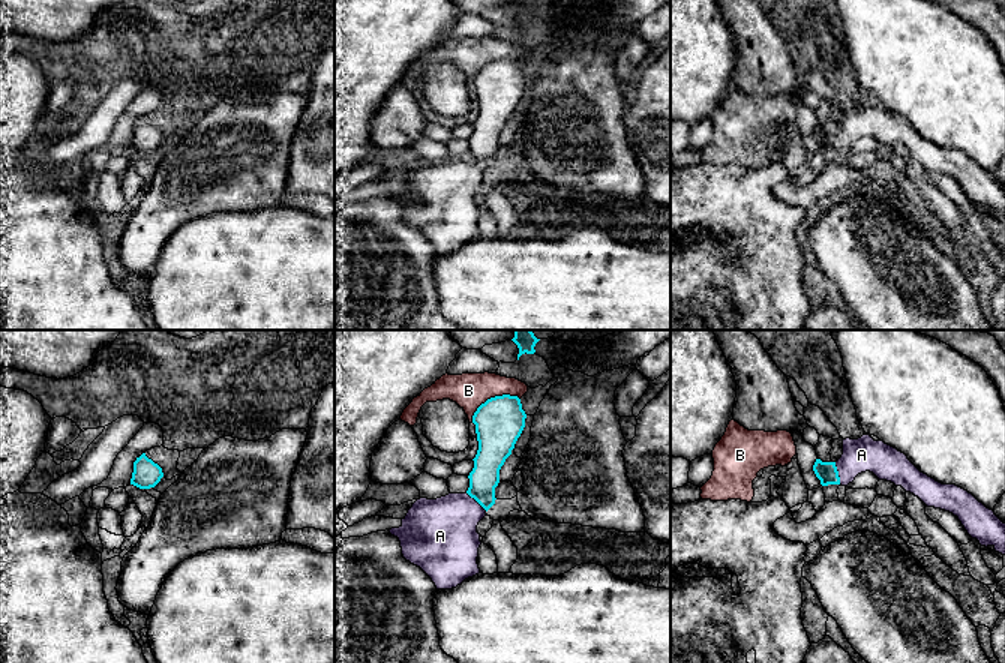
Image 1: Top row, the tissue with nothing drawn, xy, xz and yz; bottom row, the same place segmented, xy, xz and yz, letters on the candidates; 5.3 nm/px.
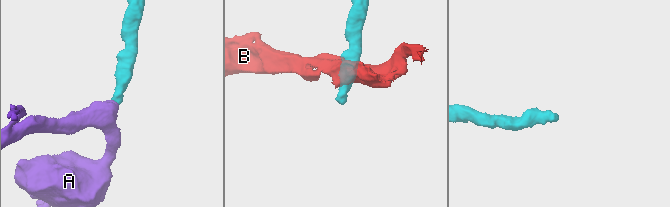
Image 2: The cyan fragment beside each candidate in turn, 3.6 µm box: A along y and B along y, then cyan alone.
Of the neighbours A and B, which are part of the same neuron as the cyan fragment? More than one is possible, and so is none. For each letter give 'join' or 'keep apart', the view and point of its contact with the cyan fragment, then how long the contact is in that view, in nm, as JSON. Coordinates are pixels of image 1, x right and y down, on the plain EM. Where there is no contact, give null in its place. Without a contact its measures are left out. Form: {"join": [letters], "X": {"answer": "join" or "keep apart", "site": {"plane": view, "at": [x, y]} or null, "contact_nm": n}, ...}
{"join": ["A"], "A": {"answer": "join", "site": {"plane": "yz", "at": [837, 137]}, "contact_nm": 120}, "B": {"answer": "keep apart", "site": {"plane": "xz", "at": [491, 62]}, "contact_nm": 300}}

